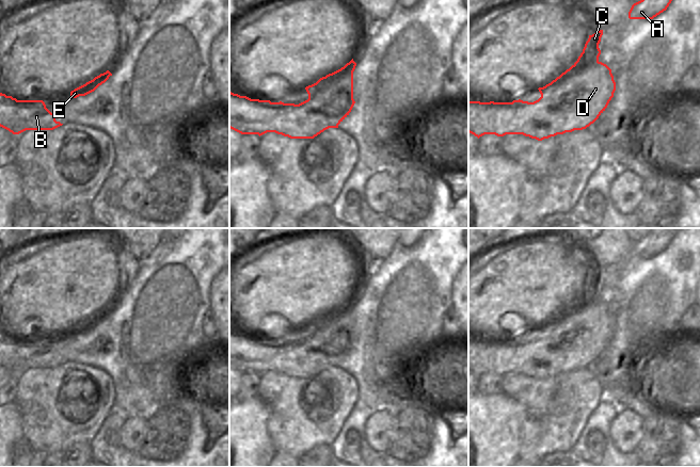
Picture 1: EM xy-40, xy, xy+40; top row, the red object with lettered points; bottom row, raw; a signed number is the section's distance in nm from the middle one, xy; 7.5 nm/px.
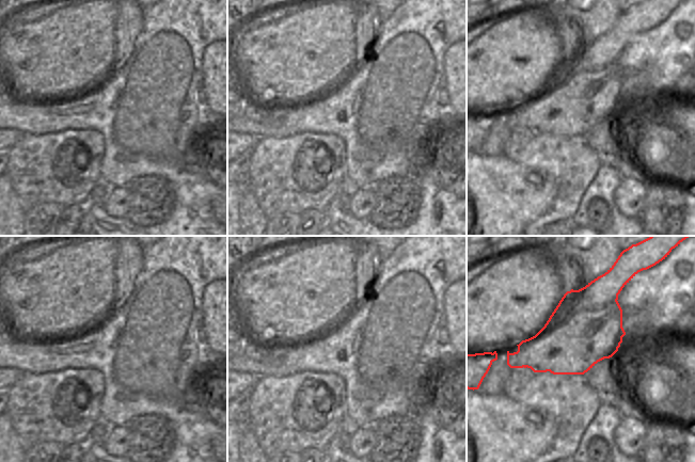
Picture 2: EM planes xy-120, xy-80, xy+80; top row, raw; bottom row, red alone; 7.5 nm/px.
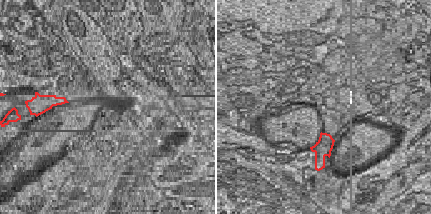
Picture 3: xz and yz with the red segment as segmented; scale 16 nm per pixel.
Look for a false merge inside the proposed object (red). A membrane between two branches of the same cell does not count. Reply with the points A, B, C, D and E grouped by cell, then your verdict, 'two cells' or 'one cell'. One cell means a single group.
groups A C E / B D; two cells

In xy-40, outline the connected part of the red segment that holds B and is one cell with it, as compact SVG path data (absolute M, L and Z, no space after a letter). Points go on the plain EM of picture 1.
M0 332L0 366L13 373L26 369L53 369L63 363L55 359L43 339L17 339Z

